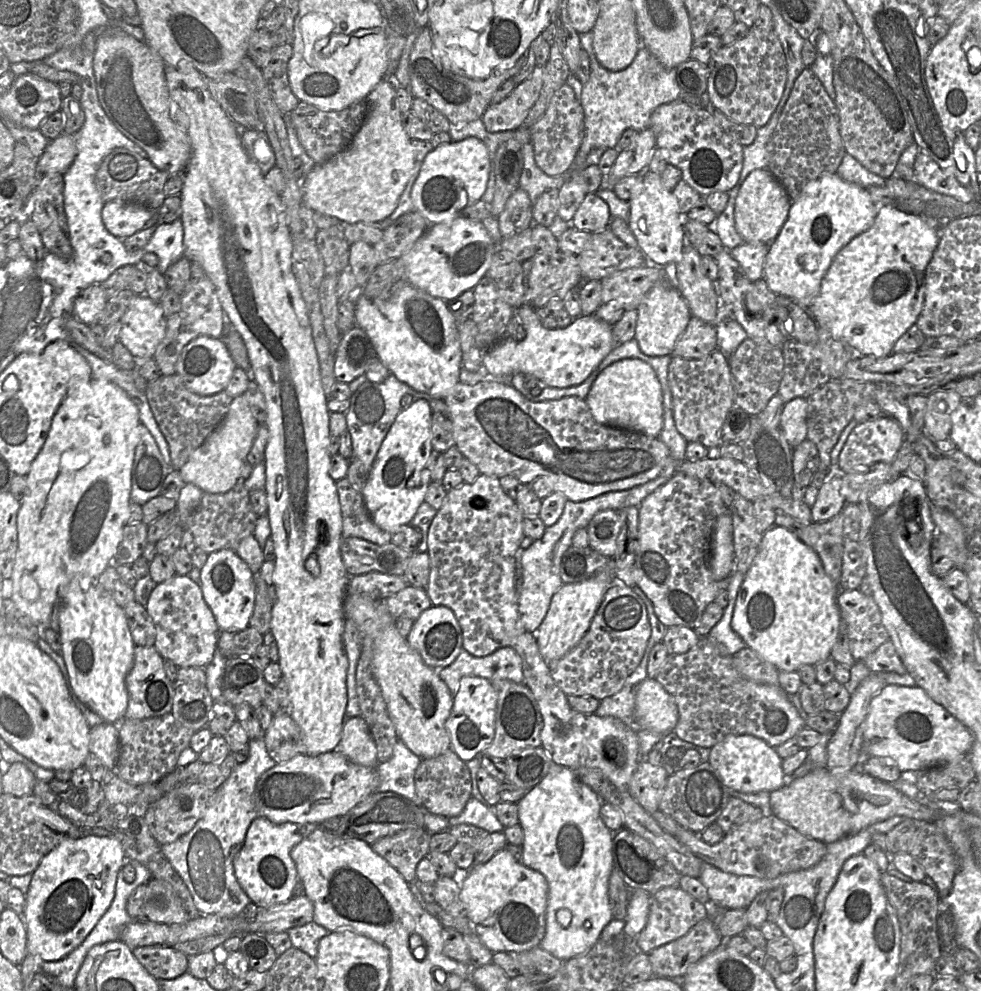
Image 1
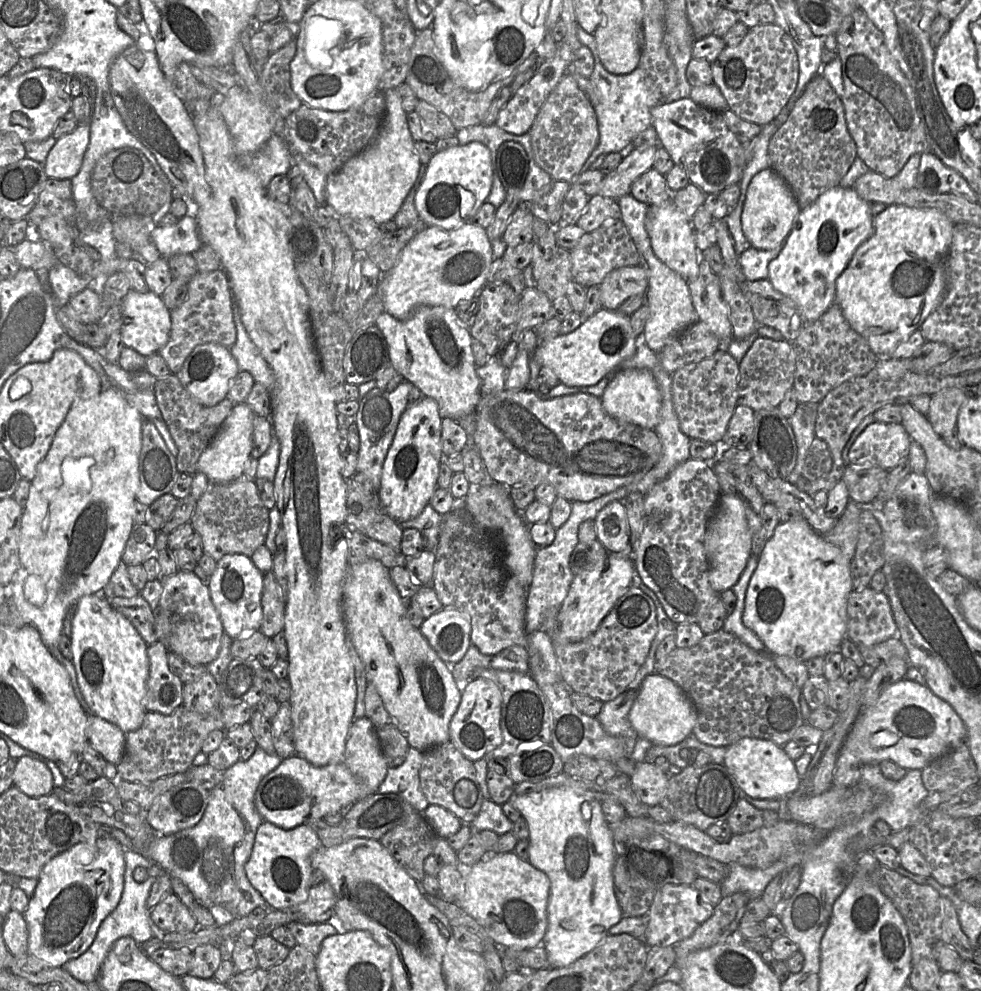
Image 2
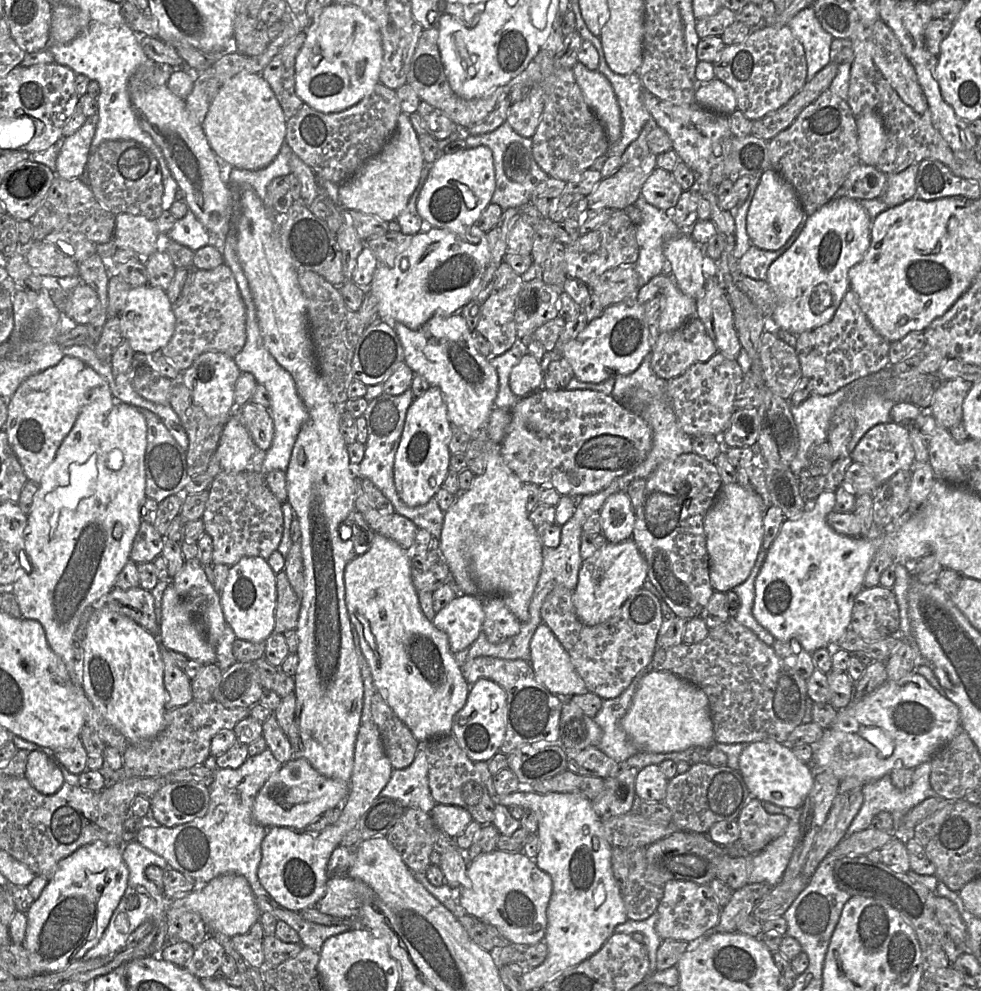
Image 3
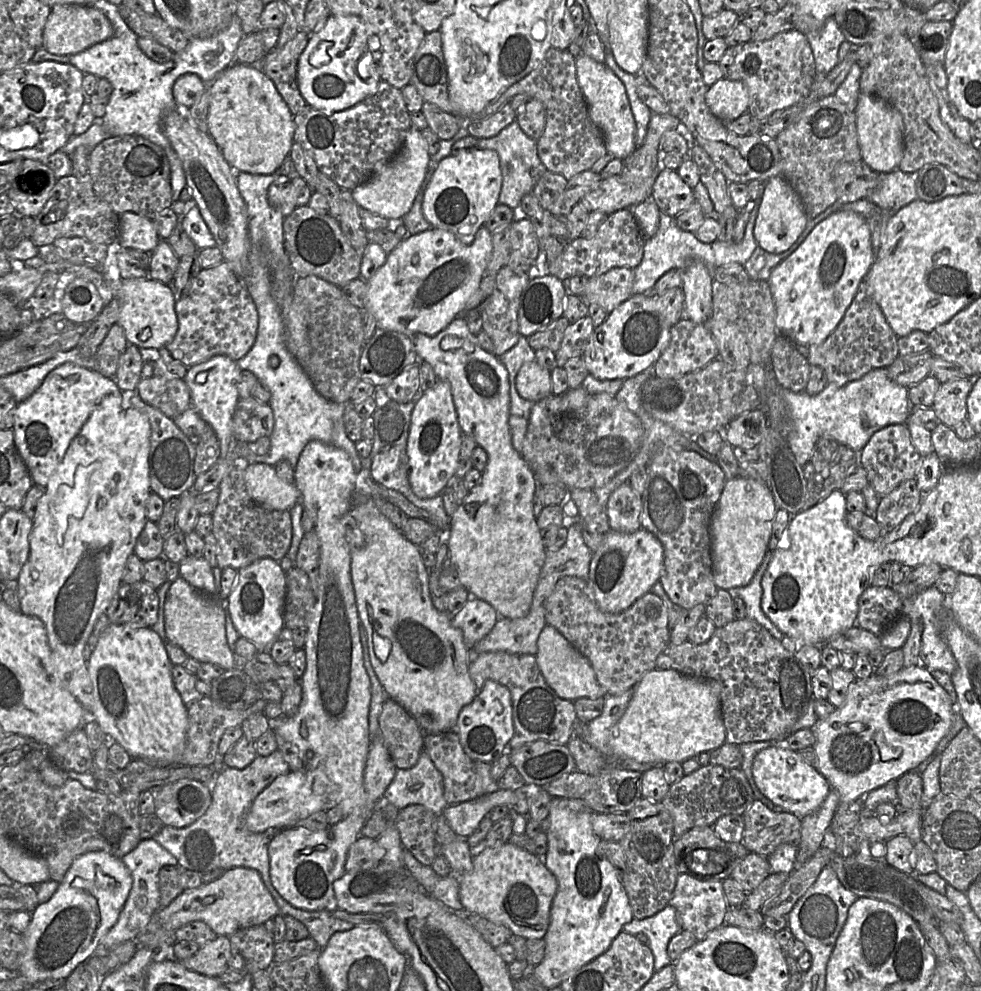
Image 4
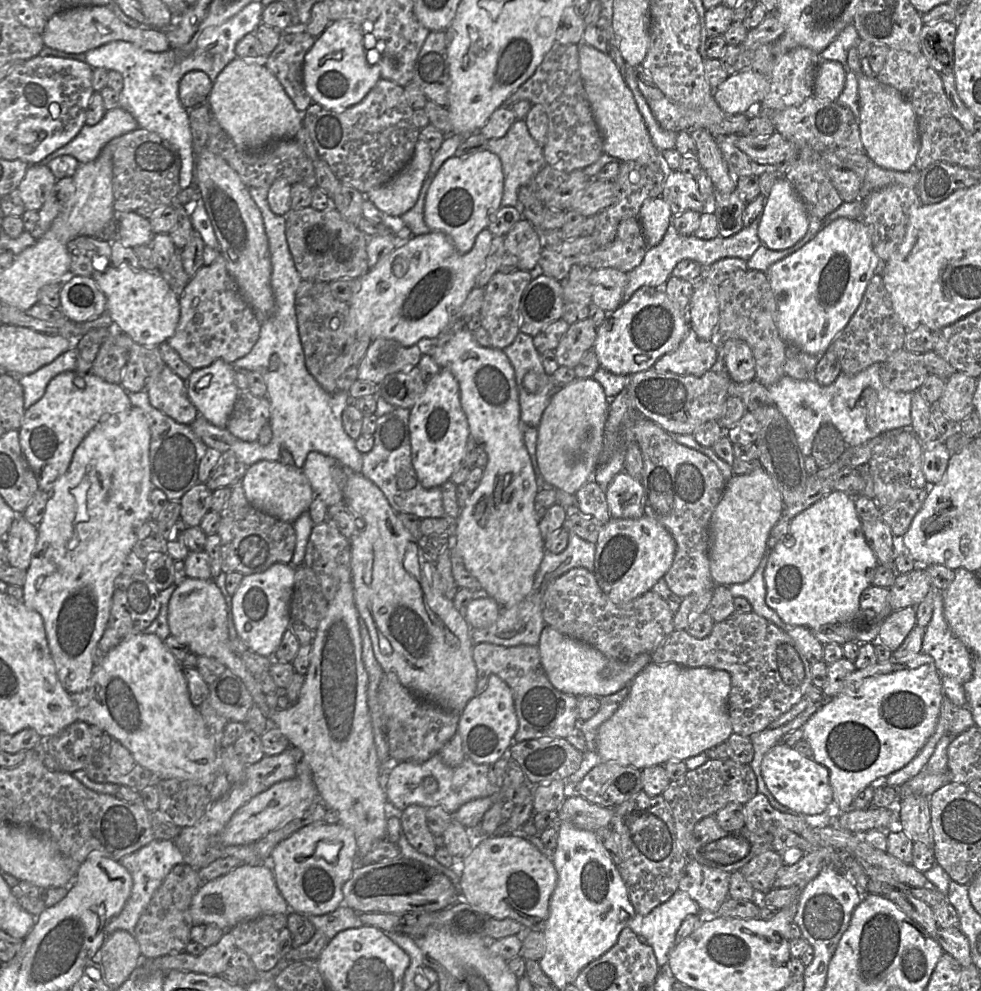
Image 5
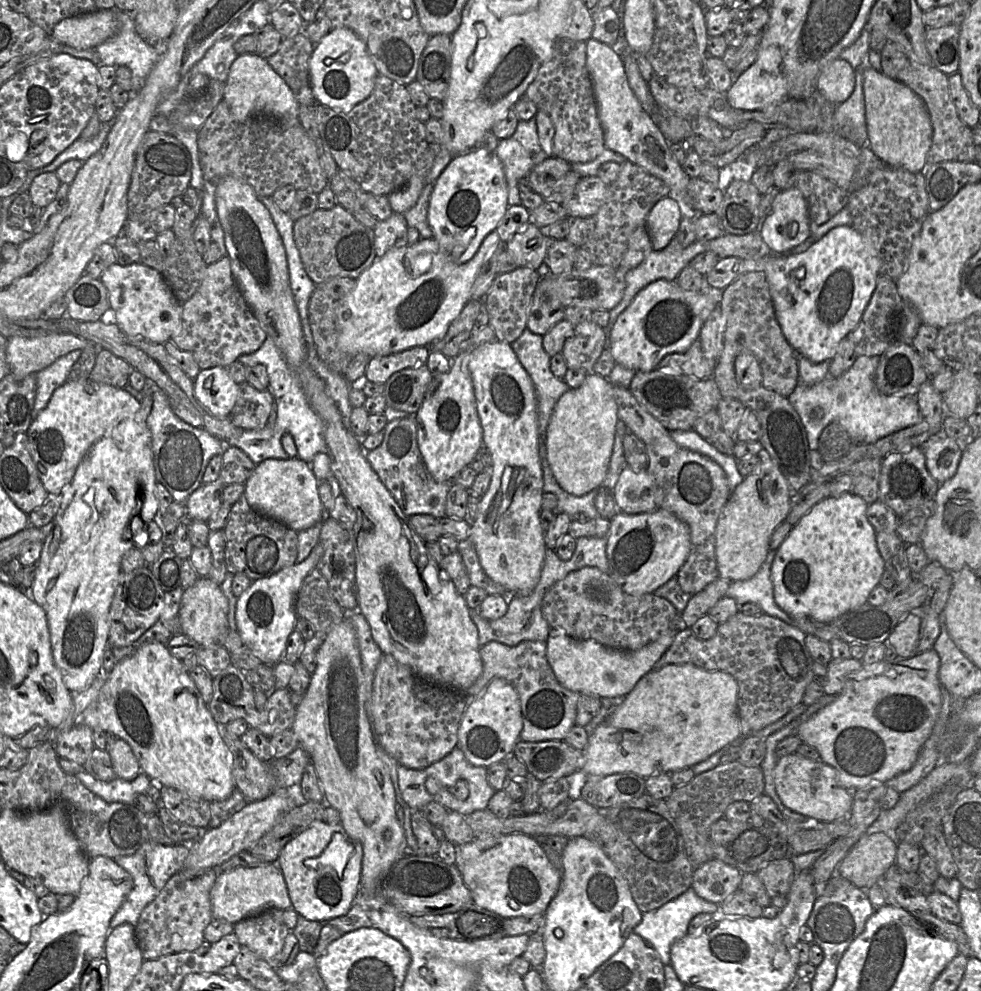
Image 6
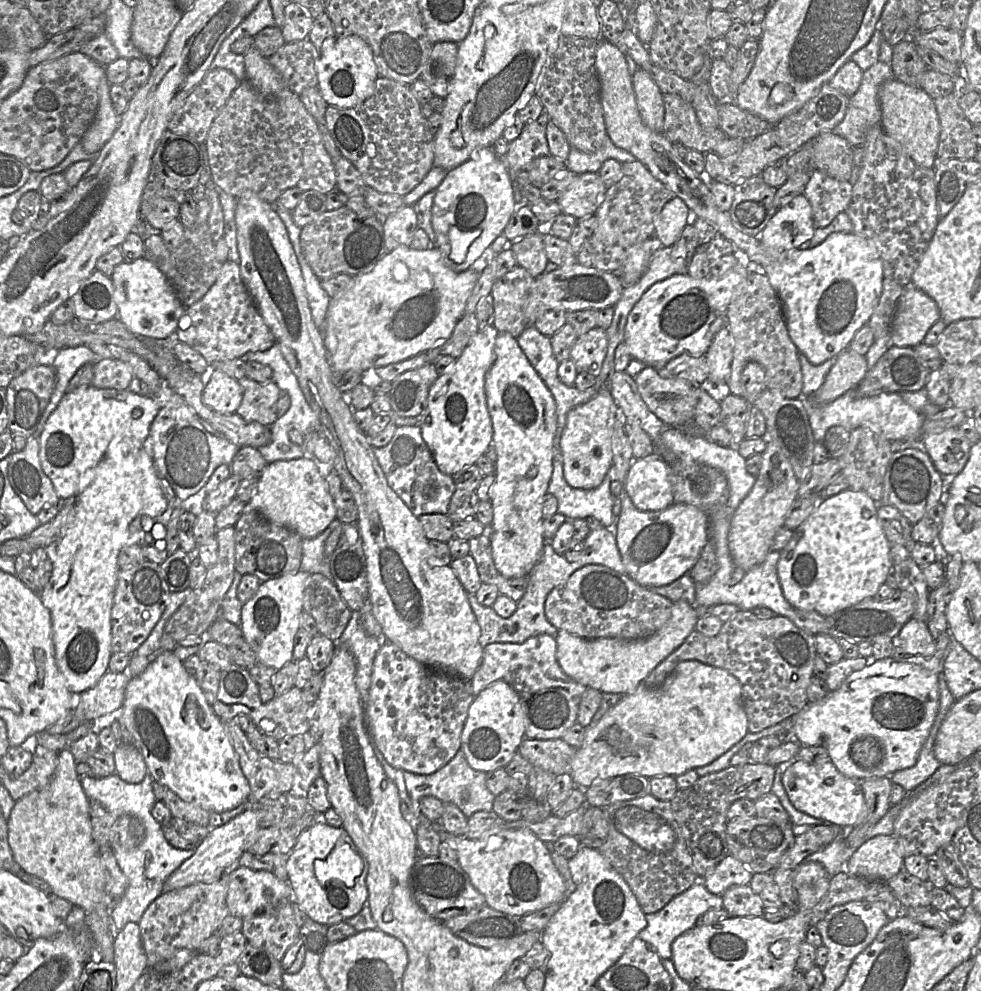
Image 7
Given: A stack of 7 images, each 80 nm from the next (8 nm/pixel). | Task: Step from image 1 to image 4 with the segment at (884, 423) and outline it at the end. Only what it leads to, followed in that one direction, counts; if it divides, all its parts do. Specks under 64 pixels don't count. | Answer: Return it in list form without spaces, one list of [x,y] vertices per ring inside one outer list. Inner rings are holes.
[[[892,424],[881,428],[870,437],[858,454],[858,464],[866,469],[868,482],[879,496],[885,496],[901,483],[915,479],[922,458],[912,443],[908,426]]]

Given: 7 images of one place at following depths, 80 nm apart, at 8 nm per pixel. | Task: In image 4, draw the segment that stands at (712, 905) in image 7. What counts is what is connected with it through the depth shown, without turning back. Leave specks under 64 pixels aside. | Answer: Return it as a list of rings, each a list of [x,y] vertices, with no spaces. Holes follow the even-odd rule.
[[[667,905],[651,917],[633,919],[623,926],[623,931],[632,935],[645,934],[649,940],[648,947],[654,955],[655,972],[671,965],[667,947],[673,936],[681,931],[674,907]]]

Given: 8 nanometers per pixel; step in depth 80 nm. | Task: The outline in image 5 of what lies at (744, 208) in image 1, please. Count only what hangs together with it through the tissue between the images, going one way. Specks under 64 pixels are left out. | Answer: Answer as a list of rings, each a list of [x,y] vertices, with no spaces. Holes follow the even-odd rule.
[[[779,178],[773,184],[765,201],[758,228],[759,239],[762,245],[771,250],[779,251],[791,248],[804,237],[810,220],[805,204],[792,184],[784,178]]]

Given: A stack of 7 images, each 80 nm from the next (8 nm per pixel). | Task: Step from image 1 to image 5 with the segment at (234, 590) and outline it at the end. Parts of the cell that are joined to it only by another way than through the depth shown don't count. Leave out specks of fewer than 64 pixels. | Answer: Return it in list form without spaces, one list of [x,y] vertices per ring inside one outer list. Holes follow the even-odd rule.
[[[276,563],[262,573],[245,575],[232,596],[232,614],[235,628],[249,650],[272,657],[279,647],[285,631],[290,627],[290,603],[296,568],[291,564]]]

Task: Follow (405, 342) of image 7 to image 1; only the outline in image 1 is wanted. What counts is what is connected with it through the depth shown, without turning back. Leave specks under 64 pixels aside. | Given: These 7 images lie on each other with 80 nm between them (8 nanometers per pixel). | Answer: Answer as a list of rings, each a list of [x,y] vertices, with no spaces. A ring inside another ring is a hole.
[[[458,216],[448,223],[433,224],[401,257],[406,281],[431,297],[452,300],[472,290],[486,275],[496,249],[482,222]]]

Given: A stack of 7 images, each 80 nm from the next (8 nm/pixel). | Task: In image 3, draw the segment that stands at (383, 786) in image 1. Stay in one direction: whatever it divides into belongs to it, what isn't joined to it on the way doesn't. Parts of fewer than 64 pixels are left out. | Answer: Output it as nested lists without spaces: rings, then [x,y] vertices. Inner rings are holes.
[[[418,749],[408,767],[393,769],[380,795],[400,801],[405,808],[431,812],[436,802],[429,788],[428,762],[423,750]]]

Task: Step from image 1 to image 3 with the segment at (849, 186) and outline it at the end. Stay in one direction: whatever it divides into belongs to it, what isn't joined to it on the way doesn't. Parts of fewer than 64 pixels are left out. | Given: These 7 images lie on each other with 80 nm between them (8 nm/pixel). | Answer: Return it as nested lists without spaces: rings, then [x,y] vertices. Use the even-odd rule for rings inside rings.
[[[844,195],[805,217],[795,242],[768,269],[767,282],[777,298],[774,327],[799,335],[831,321],[850,290],[849,270],[870,247],[871,224],[872,218],[860,202]]]

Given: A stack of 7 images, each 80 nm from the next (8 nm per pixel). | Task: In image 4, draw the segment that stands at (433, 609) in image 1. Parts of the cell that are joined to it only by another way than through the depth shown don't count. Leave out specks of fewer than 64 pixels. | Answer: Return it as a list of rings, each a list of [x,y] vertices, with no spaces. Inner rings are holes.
[[[471,596],[459,612],[451,615],[451,622],[454,627],[461,630],[465,645],[472,649],[478,641],[491,632],[499,618],[499,614],[489,603]]]

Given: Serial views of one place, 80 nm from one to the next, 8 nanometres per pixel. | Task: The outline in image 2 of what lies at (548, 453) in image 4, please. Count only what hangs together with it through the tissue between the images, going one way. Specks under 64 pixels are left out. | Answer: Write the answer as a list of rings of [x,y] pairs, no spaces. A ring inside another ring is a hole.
[[[505,389],[492,396],[482,394],[476,407],[475,415],[476,428],[470,438],[481,455],[488,477],[505,485],[508,488],[512,486],[527,486],[534,489],[536,486],[542,483],[549,483],[554,487],[558,496],[562,496],[570,502],[591,501],[595,498],[640,480],[656,465],[662,453],[662,443],[654,430],[646,429],[638,425],[611,417],[604,410],[601,399],[587,393],[577,393],[551,398],[541,397],[534,391],[528,389],[519,391]]]

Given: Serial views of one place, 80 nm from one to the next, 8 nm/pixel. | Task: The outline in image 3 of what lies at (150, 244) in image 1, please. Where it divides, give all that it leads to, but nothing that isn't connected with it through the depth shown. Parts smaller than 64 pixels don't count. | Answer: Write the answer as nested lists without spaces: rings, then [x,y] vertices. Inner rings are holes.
[[[190,210],[183,218],[176,221],[171,230],[162,236],[163,240],[171,239],[192,251],[197,251],[213,242],[212,235]]]

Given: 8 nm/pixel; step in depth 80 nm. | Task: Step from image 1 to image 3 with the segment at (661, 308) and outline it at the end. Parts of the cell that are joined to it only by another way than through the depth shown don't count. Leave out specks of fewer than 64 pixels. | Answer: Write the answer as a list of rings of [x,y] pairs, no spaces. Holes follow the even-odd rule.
[[[671,275],[660,294],[665,297],[665,306],[656,324],[656,336],[676,330],[696,317],[696,300],[682,293]]]

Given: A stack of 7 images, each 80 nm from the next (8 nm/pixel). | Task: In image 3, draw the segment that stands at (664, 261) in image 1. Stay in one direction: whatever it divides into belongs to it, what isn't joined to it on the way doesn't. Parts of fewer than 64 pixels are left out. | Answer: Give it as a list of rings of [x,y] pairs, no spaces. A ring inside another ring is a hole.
[[[686,233],[667,240],[663,252],[670,263],[671,276],[678,288],[682,293],[696,300],[703,292],[708,271],[715,273],[715,263],[717,262],[706,257],[703,248],[690,234]]]

